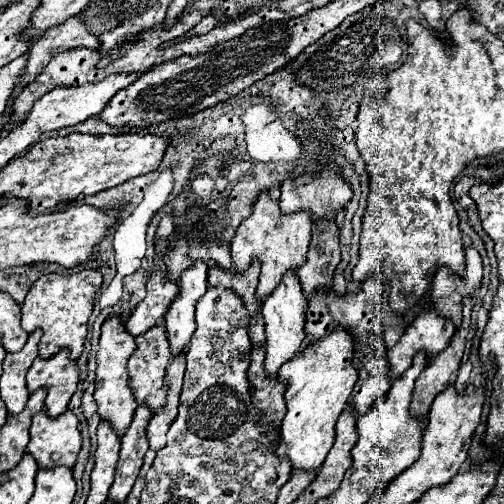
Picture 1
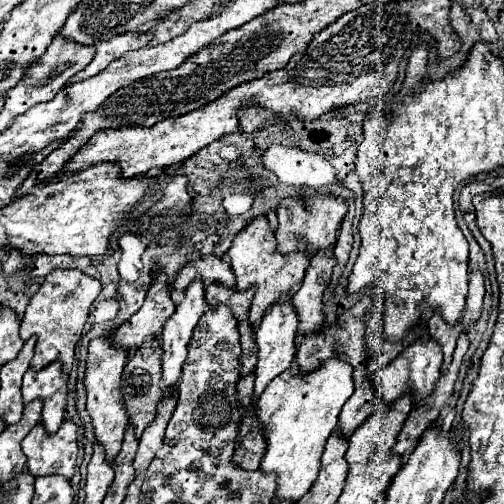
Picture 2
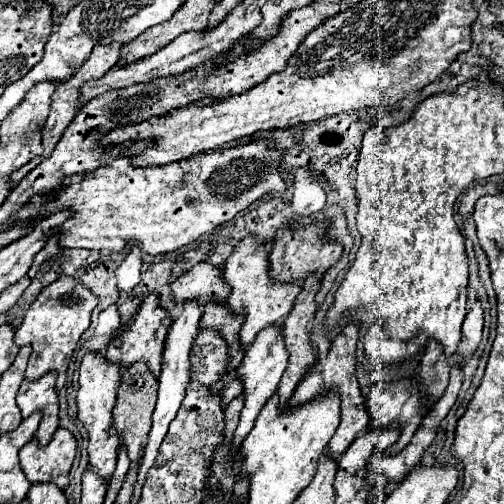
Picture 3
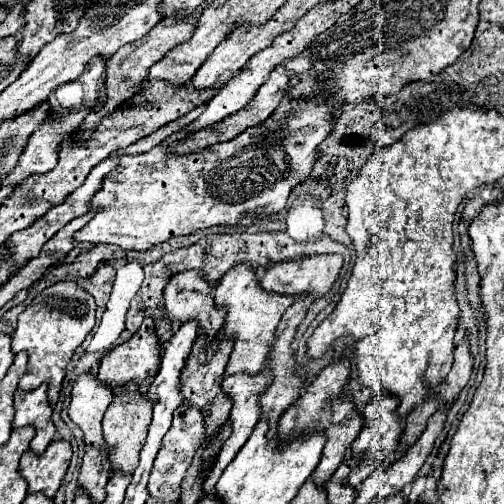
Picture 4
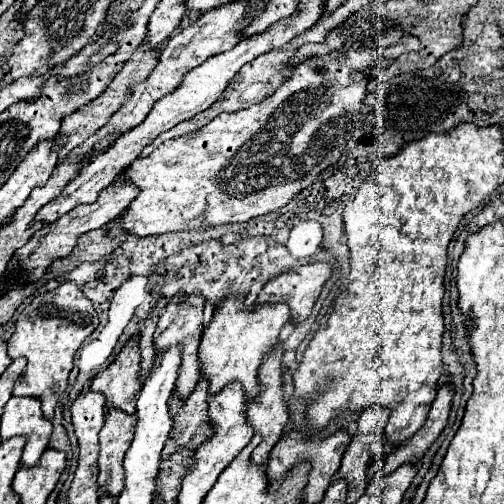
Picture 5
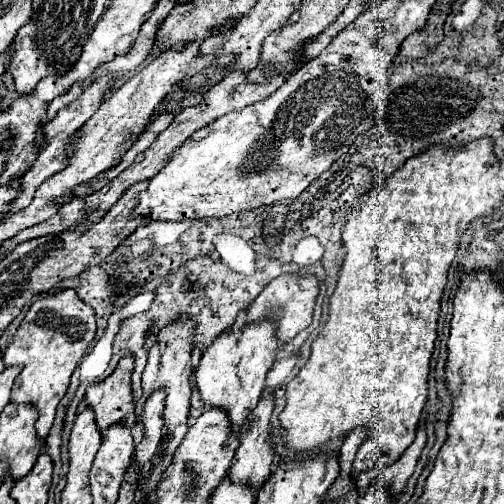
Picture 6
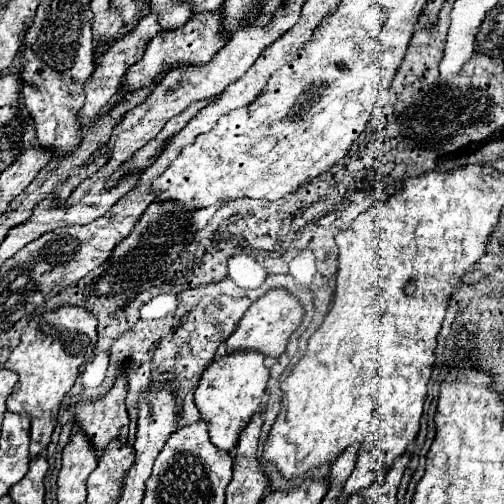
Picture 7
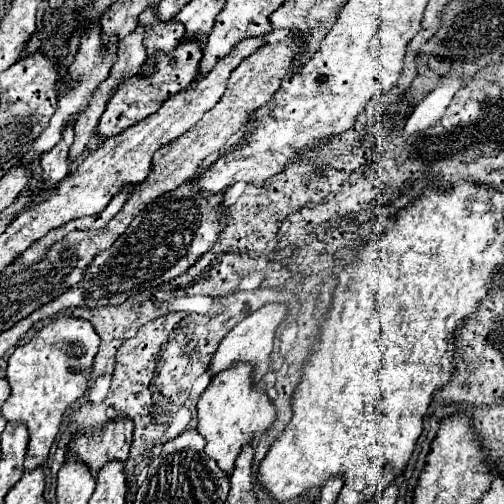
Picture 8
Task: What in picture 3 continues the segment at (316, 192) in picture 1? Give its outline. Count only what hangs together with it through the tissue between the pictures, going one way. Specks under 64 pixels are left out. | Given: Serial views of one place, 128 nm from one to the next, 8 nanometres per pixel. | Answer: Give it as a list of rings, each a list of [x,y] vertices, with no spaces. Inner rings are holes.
[[[318,222],[318,224],[312,224],[312,226],[306,226],[306,228],[300,228],[300,230],[294,230],[294,232],[282,232],[280,228],[280,236],[276,238],[274,242],[274,248],[270,252],[270,278],[276,280],[276,282],[282,282],[282,284],[302,284],[302,280],[308,276],[308,274],[318,274],[322,276],[326,270],[330,270],[342,256],[344,248],[336,242],[330,242],[324,238],[324,224]]]

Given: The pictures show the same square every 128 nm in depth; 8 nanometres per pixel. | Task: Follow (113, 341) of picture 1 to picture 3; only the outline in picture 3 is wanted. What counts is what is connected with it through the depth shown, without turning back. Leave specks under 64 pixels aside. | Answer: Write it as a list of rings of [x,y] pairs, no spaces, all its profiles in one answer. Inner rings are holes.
[[[88,352],[82,358],[80,364],[80,388],[76,394],[76,404],[78,404],[78,420],[84,424],[84,428],[90,434],[90,444],[88,444],[88,468],[94,474],[100,474],[104,482],[112,478],[114,466],[116,466],[116,456],[118,456],[118,436],[116,430],[112,428],[112,408],[116,402],[116,390],[120,382],[120,368],[116,364],[108,364],[102,354]]]

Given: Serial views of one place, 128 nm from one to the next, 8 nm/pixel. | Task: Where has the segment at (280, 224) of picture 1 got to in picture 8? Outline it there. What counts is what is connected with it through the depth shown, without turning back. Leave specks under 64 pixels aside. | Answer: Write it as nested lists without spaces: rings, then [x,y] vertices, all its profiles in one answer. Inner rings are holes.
[[[238,364],[236,368],[224,370],[212,376],[210,386],[198,400],[198,432],[204,436],[206,446],[204,452],[216,460],[220,470],[230,476],[234,470],[234,462],[244,444],[254,442],[276,422],[276,406],[270,402],[266,392],[258,390],[250,378],[250,364]]]

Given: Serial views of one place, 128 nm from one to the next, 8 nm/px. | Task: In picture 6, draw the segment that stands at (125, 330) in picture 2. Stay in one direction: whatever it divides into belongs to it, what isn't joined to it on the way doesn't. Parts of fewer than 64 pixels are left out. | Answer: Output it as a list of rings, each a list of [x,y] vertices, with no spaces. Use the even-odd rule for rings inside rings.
[[[124,356],[116,370],[102,382],[92,384],[86,390],[84,404],[94,410],[96,426],[100,432],[106,432],[112,424],[132,424],[134,420],[134,402],[130,390],[130,376],[134,370],[132,356]]]

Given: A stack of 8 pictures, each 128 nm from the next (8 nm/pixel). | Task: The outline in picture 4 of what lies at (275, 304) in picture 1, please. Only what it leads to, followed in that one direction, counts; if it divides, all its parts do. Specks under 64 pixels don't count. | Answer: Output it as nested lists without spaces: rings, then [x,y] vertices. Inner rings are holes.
[[[262,370],[260,374],[256,374],[256,376],[248,376],[248,374],[242,374],[242,372],[240,372],[240,374],[236,374],[236,376],[228,376],[228,378],[222,380],[222,392],[232,400],[232,410],[230,410],[232,434],[230,434],[230,438],[224,442],[224,446],[222,446],[222,450],[220,450],[220,456],[216,456],[214,466],[210,468],[208,476],[204,478],[200,498],[206,498],[206,496],[212,492],[212,488],[216,486],[216,480],[222,476],[224,468],[230,464],[230,460],[234,460],[236,452],[246,444],[248,436],[252,434],[254,426],[258,424],[258,420],[260,420],[260,410],[256,408],[256,394],[260,392],[260,388],[264,388],[264,380],[268,380],[268,372],[264,372],[264,370]]]

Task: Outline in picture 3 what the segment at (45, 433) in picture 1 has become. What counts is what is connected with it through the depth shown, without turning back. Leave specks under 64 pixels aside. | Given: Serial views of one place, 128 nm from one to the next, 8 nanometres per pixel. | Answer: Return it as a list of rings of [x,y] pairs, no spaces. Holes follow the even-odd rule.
[[[58,428],[48,446],[30,440],[20,450],[20,466],[32,484],[52,482],[58,488],[68,486],[68,470],[76,456],[76,438],[72,432]]]

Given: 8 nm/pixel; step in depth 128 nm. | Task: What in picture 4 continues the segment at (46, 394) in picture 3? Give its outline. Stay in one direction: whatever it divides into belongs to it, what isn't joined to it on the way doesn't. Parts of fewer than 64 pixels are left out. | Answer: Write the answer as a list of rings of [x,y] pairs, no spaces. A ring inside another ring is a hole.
[[[42,384],[40,388],[32,392],[16,392],[14,394],[14,422],[12,428],[22,428],[22,426],[34,426],[36,436],[30,442],[30,450],[36,452],[38,456],[46,450],[46,446],[54,440],[56,428],[52,424],[52,408],[46,398],[46,386]]]

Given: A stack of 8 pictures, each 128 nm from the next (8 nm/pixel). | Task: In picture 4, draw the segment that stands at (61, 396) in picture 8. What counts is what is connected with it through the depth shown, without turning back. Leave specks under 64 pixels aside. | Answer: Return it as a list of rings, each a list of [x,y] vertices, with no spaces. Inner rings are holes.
[[[56,282],[42,290],[32,304],[18,316],[18,326],[12,334],[12,352],[20,348],[28,352],[28,368],[18,388],[24,392],[36,390],[40,384],[48,384],[48,402],[54,406],[58,402],[58,394],[62,388],[62,380],[66,376],[66,366],[74,354],[74,350],[84,342],[84,338],[92,332],[96,322],[96,304],[94,298],[84,292],[80,286],[72,282]]]

